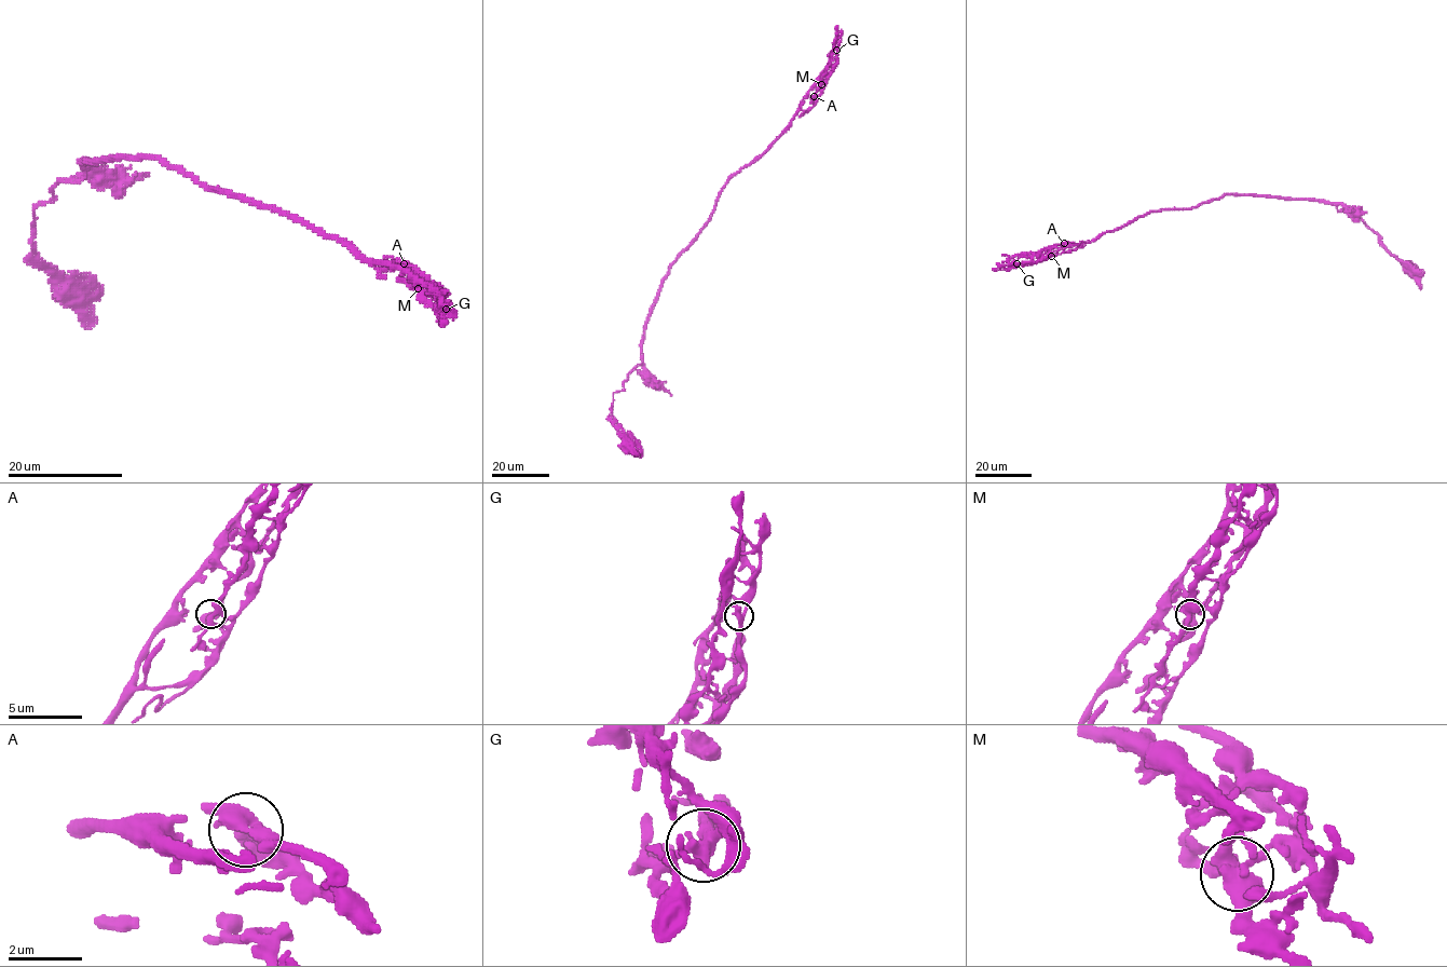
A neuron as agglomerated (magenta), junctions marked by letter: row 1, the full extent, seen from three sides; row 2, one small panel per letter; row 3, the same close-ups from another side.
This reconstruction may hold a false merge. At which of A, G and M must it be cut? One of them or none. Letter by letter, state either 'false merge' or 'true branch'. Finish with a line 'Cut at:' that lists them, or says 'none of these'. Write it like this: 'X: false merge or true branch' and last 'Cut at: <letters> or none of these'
A: false merge
G: true branch
M: true branch
Cut at: A

